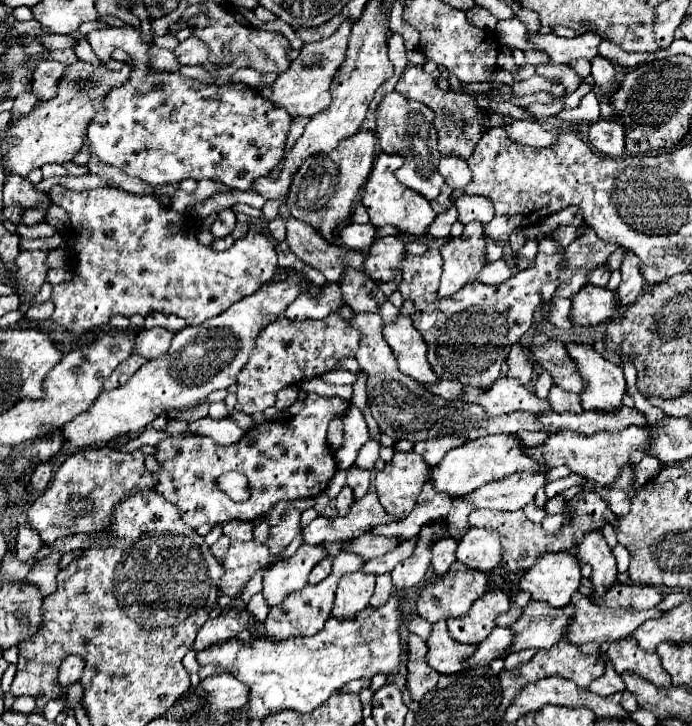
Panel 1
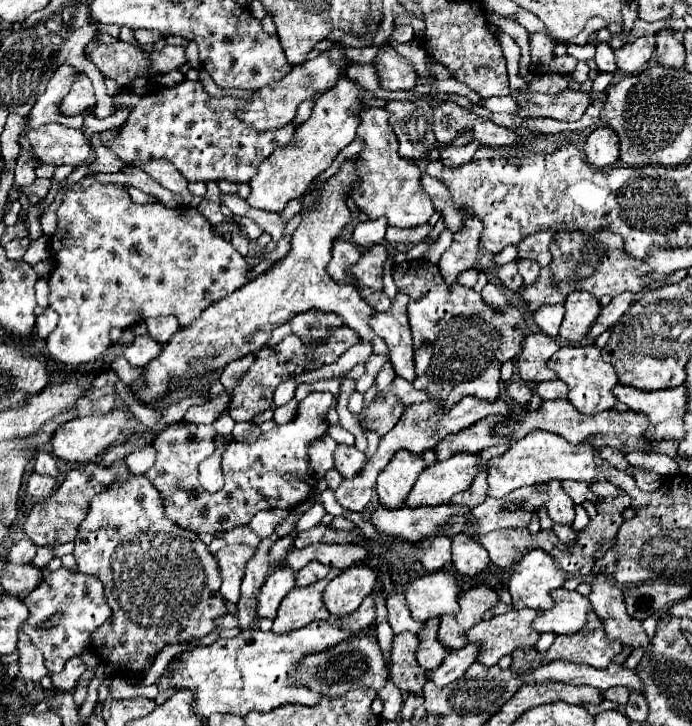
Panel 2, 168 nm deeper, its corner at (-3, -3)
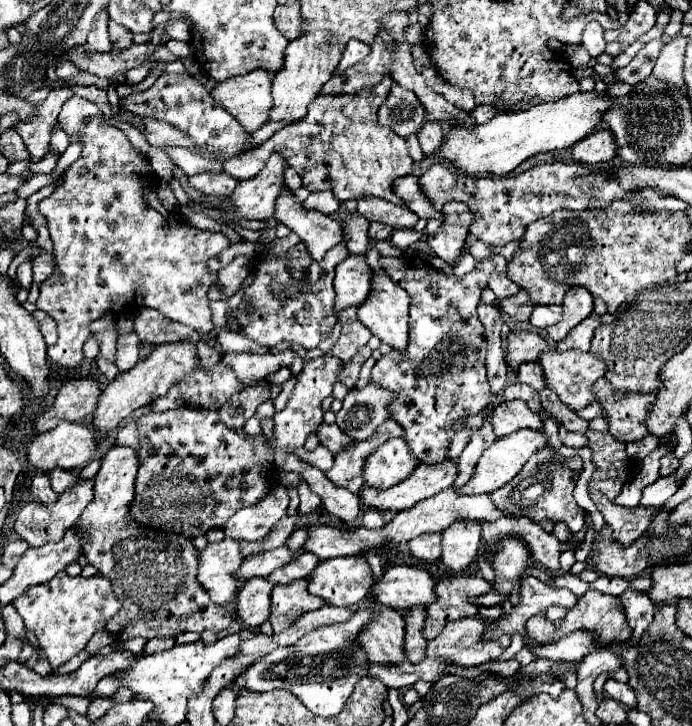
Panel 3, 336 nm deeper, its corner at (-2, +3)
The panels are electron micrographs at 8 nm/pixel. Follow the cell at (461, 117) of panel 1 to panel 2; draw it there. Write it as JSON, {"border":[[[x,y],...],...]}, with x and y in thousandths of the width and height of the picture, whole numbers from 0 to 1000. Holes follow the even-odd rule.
{"border":[[[553,63],[548,69],[545,80],[539,83],[539,91],[548,102],[548,118],[553,124],[594,124],[600,118],[600,94],[565,63]]]}

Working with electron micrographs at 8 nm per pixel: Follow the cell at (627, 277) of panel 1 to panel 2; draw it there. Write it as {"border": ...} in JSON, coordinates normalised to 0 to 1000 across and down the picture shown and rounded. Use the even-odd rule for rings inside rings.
{"border":[[[900,402],[900,405],[889,408],[874,424],[868,424],[866,438],[857,444],[857,449],[854,449],[851,460],[848,460],[851,471],[860,474],[860,468],[863,468],[877,452],[883,452],[883,449],[906,430],[906,424],[912,421],[912,416],[915,416],[915,405],[912,405],[912,402]]]}

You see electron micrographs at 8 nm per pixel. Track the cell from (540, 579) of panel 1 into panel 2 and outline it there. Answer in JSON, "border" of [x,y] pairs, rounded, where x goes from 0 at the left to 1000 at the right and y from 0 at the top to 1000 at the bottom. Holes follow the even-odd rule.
{"border":[[[782,755],[759,763],[738,788],[733,813],[741,824],[741,837],[770,837],[790,840],[799,835],[796,813],[808,810],[816,802],[814,785],[805,774],[785,760]]]}

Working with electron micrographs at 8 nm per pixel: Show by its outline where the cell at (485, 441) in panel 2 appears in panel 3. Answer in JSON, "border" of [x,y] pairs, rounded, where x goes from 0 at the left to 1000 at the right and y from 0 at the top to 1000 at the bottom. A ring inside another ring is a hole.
{"border":[[[734,551],[711,562],[705,579],[720,603],[734,601],[751,590],[783,590],[783,579],[775,567],[760,562],[754,551]]]}

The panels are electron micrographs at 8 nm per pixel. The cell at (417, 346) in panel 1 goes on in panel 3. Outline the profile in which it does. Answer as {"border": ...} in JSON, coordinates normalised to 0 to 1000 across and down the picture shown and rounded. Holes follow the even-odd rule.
{"border":[[[558,377],[538,380],[538,402],[526,413],[526,419],[517,424],[517,441],[555,474],[561,474],[566,482],[587,482],[590,477],[590,419],[592,408],[572,394],[566,386],[561,386]]]}

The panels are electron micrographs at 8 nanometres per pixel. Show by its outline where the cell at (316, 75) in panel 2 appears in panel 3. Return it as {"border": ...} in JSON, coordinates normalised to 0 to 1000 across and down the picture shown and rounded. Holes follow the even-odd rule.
{"border":[[[379,94],[364,96],[353,105],[332,107],[312,116],[306,132],[318,138],[321,149],[329,152],[358,182],[373,179],[390,163],[393,107]]]}

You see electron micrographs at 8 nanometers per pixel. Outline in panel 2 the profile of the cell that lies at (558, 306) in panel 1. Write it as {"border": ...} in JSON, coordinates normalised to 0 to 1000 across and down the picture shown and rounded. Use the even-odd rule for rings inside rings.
{"border":[[[802,419],[802,421],[779,424],[779,430],[770,433],[770,441],[782,452],[785,460],[802,466],[805,457],[808,457],[808,449],[814,444],[814,435],[816,435],[816,421],[814,419]]]}

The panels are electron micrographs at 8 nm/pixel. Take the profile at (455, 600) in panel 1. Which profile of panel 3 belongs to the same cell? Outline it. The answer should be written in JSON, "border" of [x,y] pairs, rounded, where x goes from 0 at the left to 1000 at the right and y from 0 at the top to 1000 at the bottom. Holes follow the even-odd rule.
{"border":[[[566,780],[555,793],[535,810],[543,826],[564,837],[598,837],[630,829],[630,802],[610,785],[595,780]]]}

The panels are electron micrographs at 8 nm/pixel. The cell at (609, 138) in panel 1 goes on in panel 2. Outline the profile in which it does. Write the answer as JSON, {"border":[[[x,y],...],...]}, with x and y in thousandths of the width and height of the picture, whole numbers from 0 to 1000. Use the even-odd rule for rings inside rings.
{"border":[[[863,176],[845,196],[845,215],[854,229],[886,229],[895,218],[895,190],[883,176]]]}

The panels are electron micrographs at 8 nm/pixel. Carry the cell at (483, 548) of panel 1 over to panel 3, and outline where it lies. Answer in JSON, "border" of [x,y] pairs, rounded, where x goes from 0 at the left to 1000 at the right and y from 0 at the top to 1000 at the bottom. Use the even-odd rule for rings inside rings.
{"border":[[[665,716],[639,733],[639,774],[656,785],[668,788],[676,782],[694,755],[694,722],[679,716]]]}

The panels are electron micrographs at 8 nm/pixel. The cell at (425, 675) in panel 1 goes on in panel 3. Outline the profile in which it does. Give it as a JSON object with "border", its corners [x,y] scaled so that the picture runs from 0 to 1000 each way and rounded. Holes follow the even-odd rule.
{"border":[[[546,835],[549,848],[535,857],[523,873],[517,876],[520,890],[529,893],[529,901],[535,912],[543,915],[575,915],[587,912],[587,895],[584,895],[584,851],[561,837]]]}

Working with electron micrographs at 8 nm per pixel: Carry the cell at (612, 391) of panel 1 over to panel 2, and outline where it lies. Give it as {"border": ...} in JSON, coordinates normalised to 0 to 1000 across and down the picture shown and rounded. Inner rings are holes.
{"border":[[[814,477],[793,493],[790,504],[805,515],[808,523],[814,523],[822,532],[822,551],[837,567],[842,570],[874,567],[886,562],[886,556],[892,554],[892,548],[883,540],[883,534],[892,529],[892,515],[883,501],[868,496],[863,477]]]}

